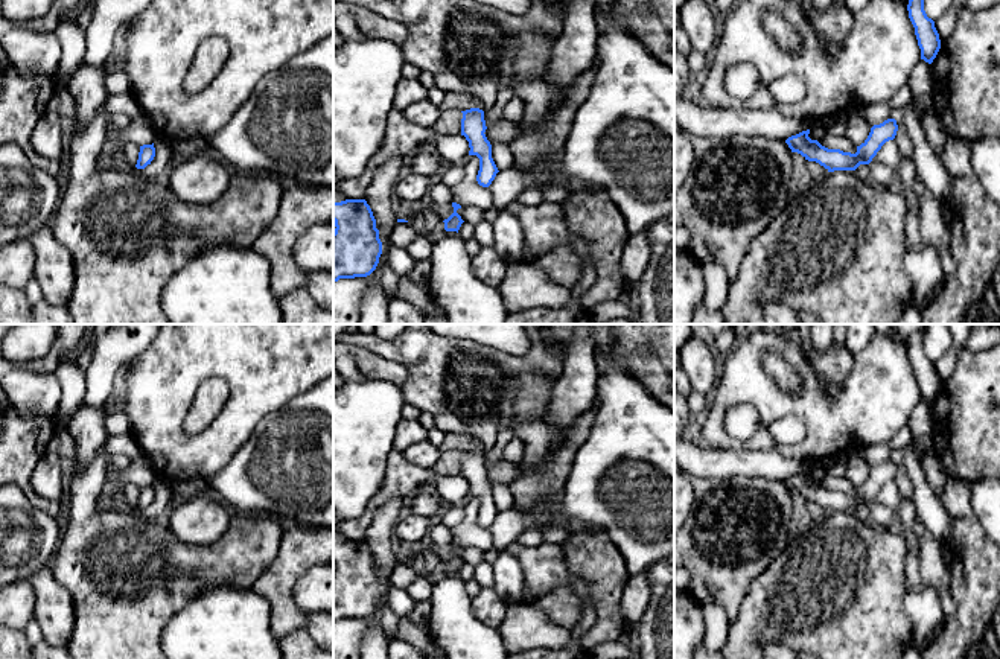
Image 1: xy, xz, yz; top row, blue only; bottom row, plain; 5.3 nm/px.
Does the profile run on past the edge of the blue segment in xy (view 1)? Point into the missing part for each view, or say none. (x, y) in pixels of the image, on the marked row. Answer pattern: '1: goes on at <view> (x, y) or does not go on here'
1: does not go on here

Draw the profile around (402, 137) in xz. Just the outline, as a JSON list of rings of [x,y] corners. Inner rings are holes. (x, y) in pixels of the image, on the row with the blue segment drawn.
[[[391,108],[387,117],[385,137],[381,149],[371,157],[362,175],[341,178],[333,170],[333,187],[339,189],[347,199],[365,199],[367,189],[374,172],[391,157],[408,158],[416,149],[432,148],[447,164],[461,164],[469,157],[469,142],[464,135],[440,135],[431,128],[409,122],[397,108]]]

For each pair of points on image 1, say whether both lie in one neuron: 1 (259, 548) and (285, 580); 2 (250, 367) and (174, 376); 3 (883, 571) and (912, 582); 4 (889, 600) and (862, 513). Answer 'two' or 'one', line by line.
1: two
2: one
3: two
4: two

